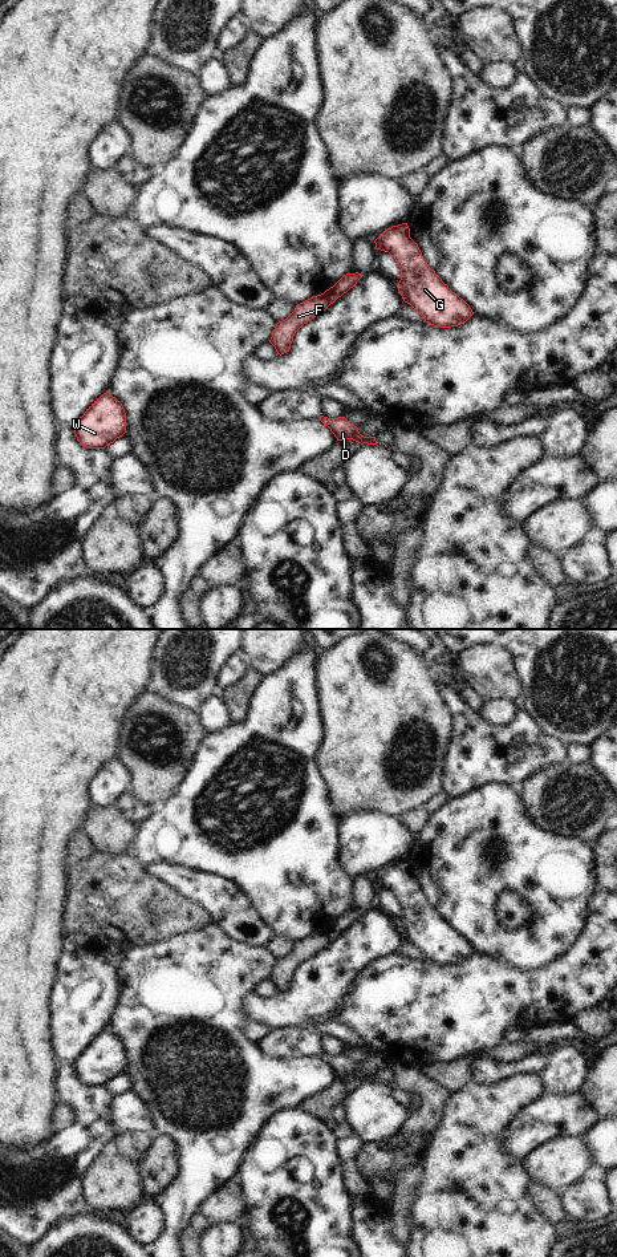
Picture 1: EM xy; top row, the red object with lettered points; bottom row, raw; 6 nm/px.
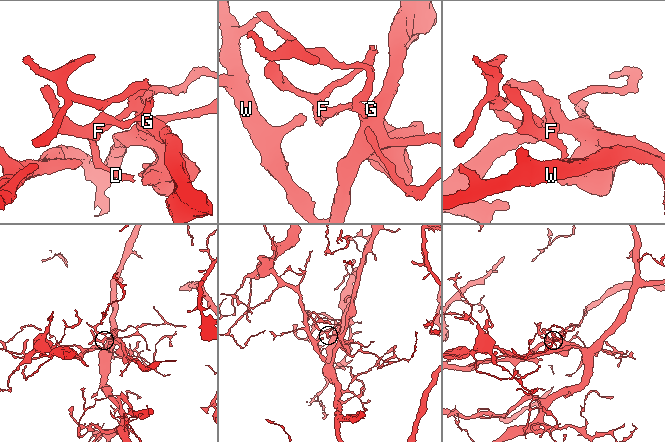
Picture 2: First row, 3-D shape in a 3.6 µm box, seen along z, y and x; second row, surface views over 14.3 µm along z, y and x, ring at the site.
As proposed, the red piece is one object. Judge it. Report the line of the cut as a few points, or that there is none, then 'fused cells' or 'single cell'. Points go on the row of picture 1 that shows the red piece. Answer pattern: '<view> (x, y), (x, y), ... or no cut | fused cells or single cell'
xy (324, 292), (329, 304) | fused cells

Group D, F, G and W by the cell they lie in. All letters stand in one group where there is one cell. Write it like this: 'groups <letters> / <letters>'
groups D F / G W

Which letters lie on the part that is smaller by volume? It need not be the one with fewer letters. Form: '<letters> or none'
D, F

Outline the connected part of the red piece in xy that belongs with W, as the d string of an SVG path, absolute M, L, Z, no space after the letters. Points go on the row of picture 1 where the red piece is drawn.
M106 392L86 409L73 430L84 447L105 449L126 433L125 409Z

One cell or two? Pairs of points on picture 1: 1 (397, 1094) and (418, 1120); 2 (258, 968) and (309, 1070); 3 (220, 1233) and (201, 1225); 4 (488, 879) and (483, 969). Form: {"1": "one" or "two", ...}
{"1": "two", "2": "one", "3": "two", "4": "two"}

